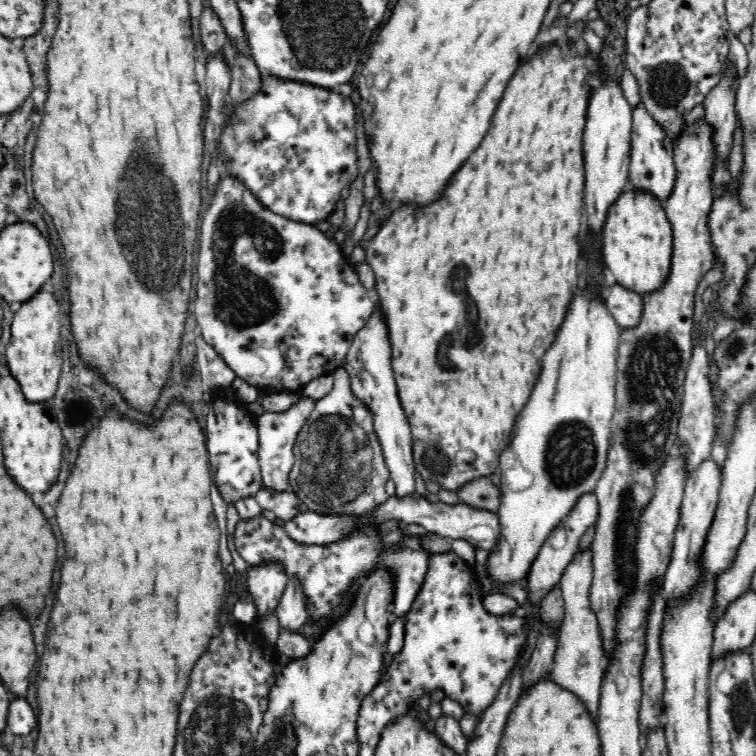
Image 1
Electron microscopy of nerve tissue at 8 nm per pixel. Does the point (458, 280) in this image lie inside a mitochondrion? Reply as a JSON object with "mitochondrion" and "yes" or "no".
{"mitochondrion":"yes"}

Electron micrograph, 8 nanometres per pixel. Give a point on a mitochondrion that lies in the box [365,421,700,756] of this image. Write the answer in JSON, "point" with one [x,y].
{"point":[616,534]}

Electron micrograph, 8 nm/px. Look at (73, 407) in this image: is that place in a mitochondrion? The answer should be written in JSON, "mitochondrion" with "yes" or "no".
{"mitochondrion":"yes"}

